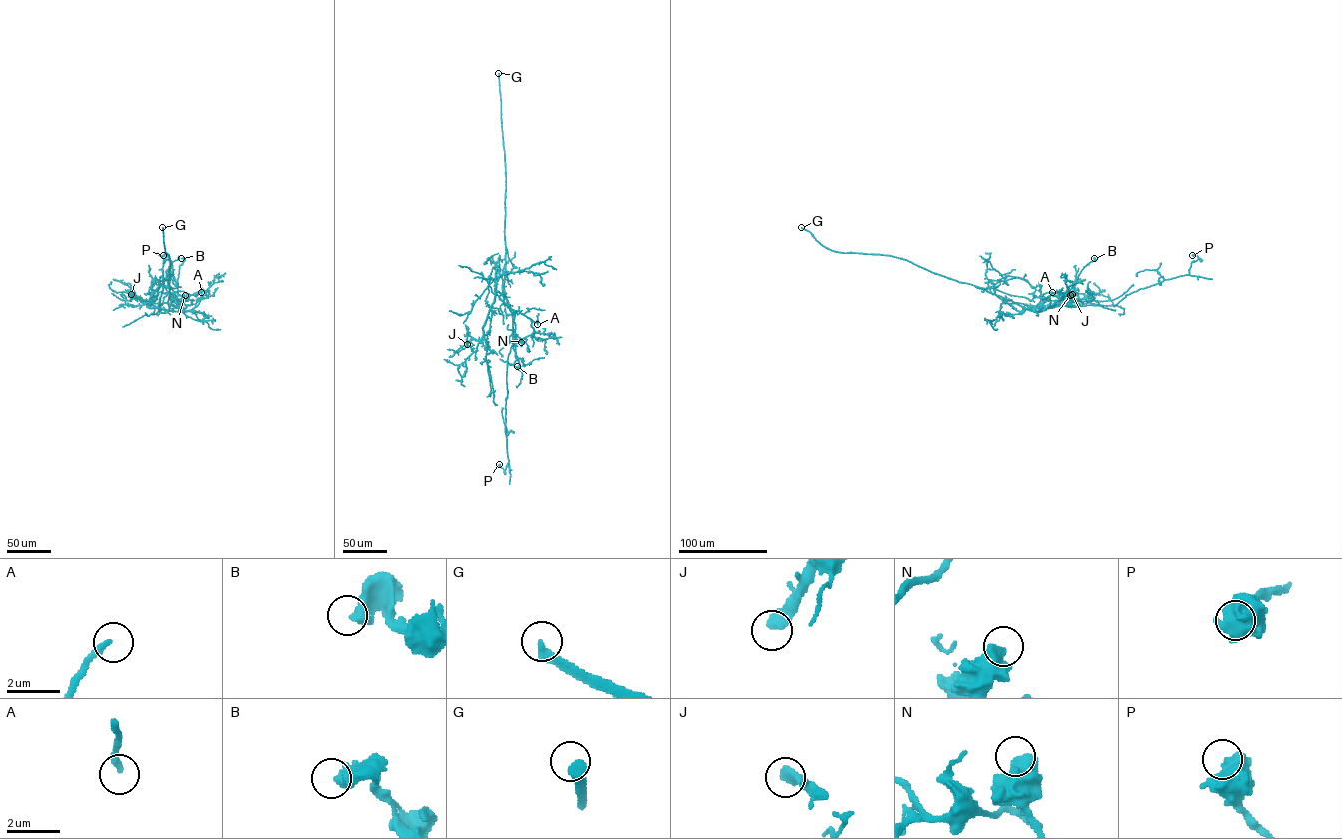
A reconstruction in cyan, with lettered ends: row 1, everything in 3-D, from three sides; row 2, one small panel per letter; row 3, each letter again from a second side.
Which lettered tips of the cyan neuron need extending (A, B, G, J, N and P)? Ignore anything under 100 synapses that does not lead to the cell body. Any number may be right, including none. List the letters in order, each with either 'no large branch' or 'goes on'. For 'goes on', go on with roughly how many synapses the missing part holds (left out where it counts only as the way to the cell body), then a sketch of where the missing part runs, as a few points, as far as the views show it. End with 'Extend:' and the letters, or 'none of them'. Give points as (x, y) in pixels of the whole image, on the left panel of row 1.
A: no large branch
B: no large branch
G: goes on; about 400 synapses; missing branch runs (162, 227), (162, 207), (171, 168), (163, 164), (154, 165), (148, 151), (134, 153), (132, 149)
J: goes on; about 130 synapses; missing branch runs (131, 294), (99, 263), (95, 246)
N: no large branch
P: no large branch
Extend: G, J

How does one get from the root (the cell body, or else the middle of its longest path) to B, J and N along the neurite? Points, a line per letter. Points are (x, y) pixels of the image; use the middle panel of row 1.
B: (504, 281), (505, 297), (512, 318), (512, 334), (508, 341), (513, 342), (515, 358), (520, 365), (517, 366)
J: (504, 281), (505, 296), (496, 291), (483, 328), (483, 335), (467, 344)
N: (504, 281), (505, 297), (512, 318), (512, 338), (517, 336), (521, 342)

